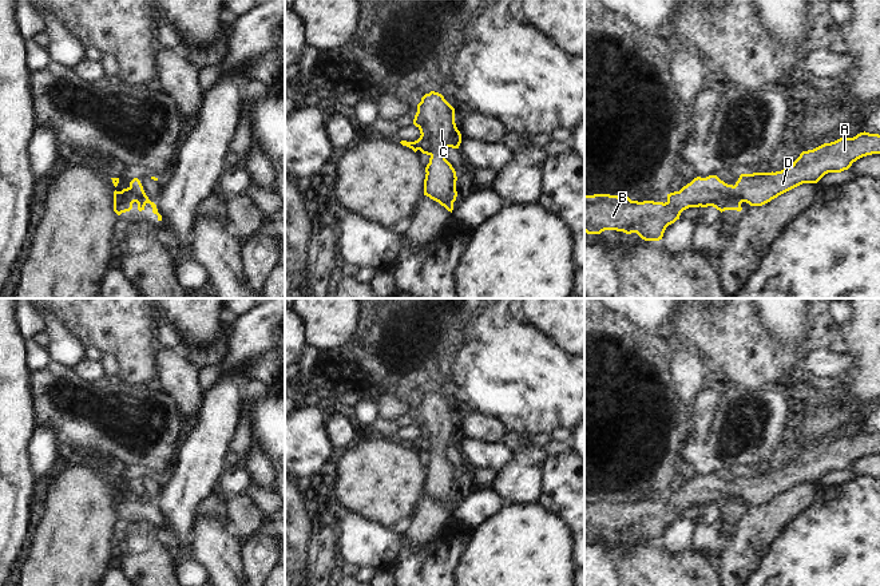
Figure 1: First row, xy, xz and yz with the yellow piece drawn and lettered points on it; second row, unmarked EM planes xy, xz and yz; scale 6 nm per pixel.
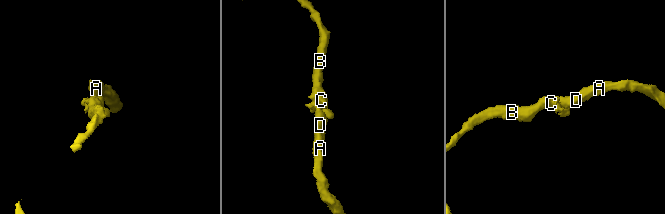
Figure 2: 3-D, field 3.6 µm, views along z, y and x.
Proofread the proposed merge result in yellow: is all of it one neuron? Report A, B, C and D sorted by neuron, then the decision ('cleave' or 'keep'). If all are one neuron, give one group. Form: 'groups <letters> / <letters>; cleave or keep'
groups A B C D; keep

